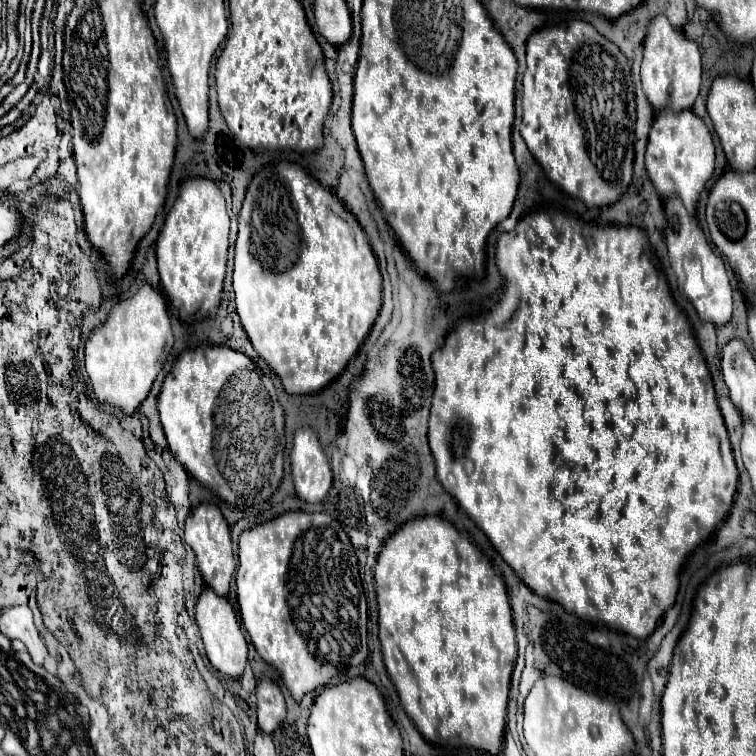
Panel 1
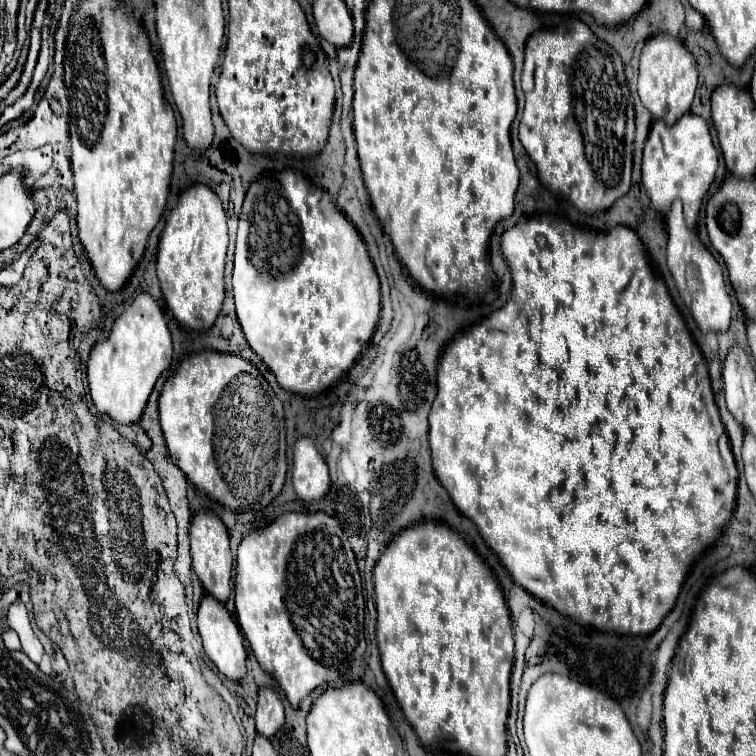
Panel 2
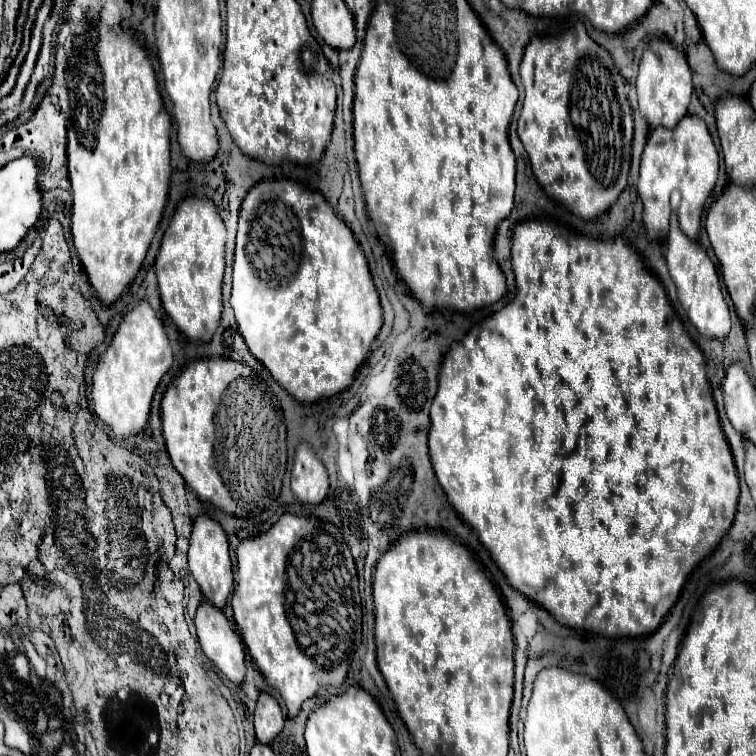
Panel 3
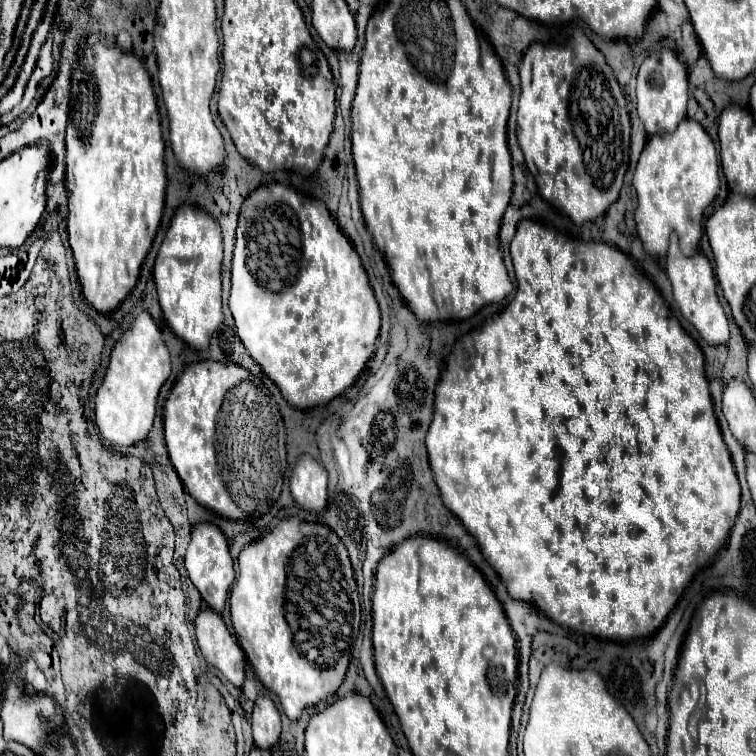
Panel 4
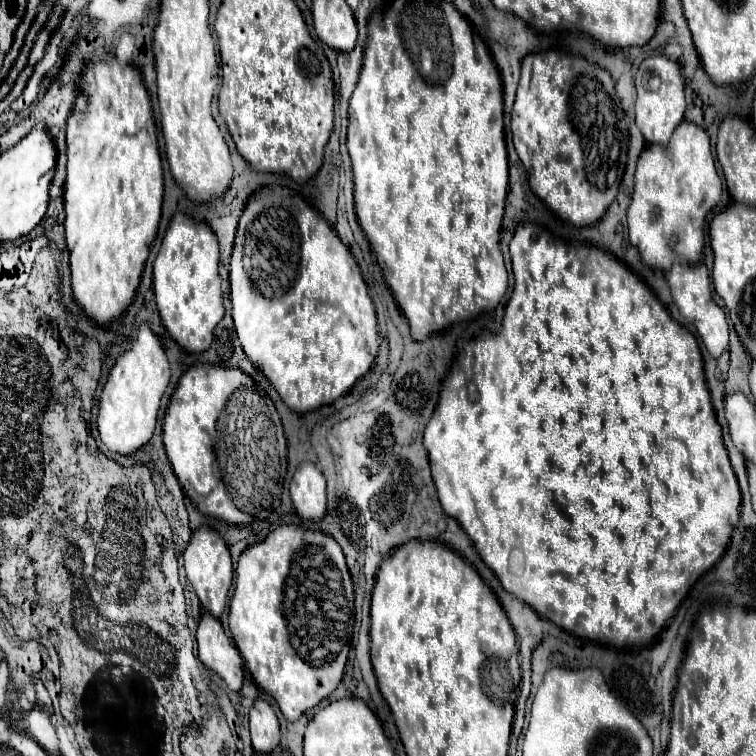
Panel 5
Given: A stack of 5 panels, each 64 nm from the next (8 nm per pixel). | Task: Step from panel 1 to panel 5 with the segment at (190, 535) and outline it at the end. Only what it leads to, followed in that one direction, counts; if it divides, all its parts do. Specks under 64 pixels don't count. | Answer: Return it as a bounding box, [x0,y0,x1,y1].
[184,528,232,618]

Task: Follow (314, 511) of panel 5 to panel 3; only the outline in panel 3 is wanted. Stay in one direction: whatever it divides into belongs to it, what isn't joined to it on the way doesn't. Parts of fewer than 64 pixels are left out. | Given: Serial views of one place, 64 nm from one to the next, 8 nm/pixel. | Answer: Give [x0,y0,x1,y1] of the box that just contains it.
[292,444,328,504]

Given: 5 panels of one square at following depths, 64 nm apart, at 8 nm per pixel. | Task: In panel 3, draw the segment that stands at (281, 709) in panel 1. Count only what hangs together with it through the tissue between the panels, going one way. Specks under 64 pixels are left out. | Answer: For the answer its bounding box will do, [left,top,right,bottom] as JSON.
[254,692,284,744]

